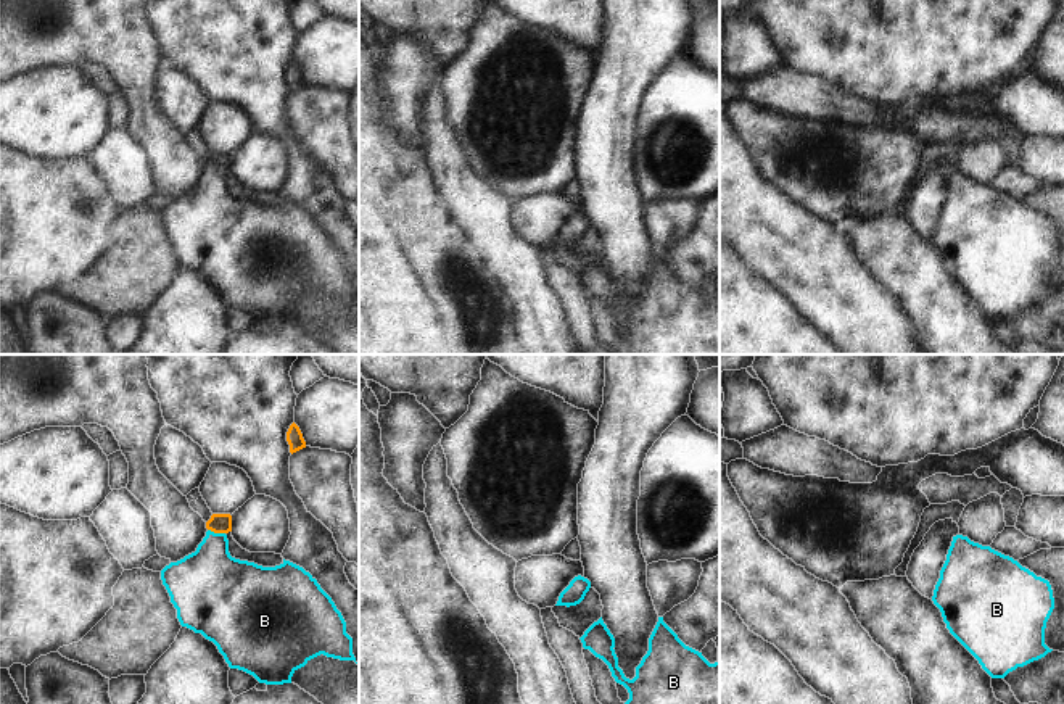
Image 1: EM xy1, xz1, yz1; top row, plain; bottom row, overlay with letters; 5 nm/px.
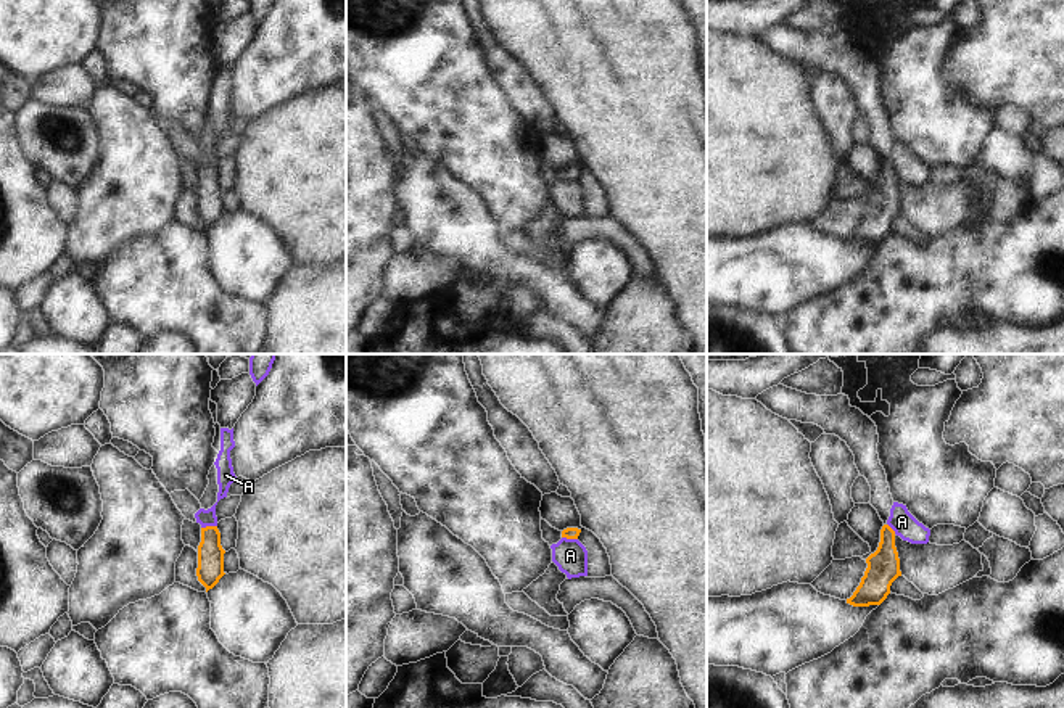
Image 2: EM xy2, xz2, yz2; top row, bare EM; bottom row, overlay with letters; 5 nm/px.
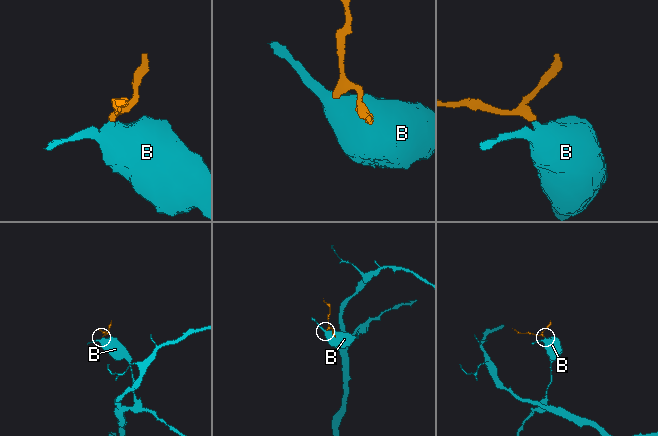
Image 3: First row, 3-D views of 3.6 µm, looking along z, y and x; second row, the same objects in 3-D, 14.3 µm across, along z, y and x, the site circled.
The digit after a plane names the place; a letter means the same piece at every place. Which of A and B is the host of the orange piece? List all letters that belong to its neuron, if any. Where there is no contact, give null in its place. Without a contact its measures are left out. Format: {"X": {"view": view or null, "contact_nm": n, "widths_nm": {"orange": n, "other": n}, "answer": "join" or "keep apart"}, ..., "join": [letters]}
{"A": {"view": "xy2", "contact_nm": 80, "widths_nm": {"orange": 130, "other": 80}, "answer": "keep apart"}, "B": {"view": "xy1", "contact_nm": 90, "widths_nm": {"orange": 100, "other": 320}, "answer": "join"}, "join": ["B"]}

